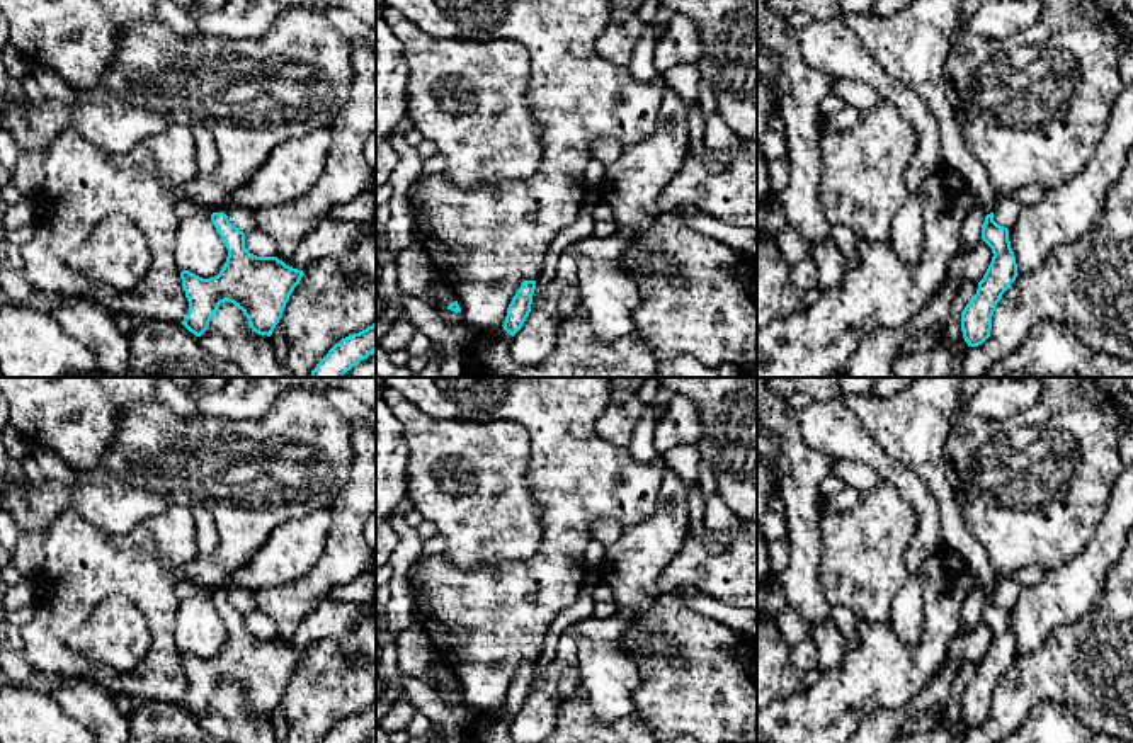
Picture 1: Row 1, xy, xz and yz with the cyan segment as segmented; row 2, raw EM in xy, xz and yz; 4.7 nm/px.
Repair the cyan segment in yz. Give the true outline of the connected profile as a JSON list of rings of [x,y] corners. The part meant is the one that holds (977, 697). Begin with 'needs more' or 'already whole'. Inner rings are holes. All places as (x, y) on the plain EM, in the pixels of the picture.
needs more; [[[917,377],[888,398],[861,394],[842,398],[880,447],[931,488],[941,515],[944,544],[959,553],[982,581],[985,593],[982,621],[992,629],[994,638],[978,663],[976,675],[961,694],[963,719],[968,728],[978,728],[990,717],[995,687],[1019,655],[1009,610],[994,602],[995,571],[983,546],[968,532],[941,468],[963,381],[963,377]]]

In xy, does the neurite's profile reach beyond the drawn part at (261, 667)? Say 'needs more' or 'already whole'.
needs more

